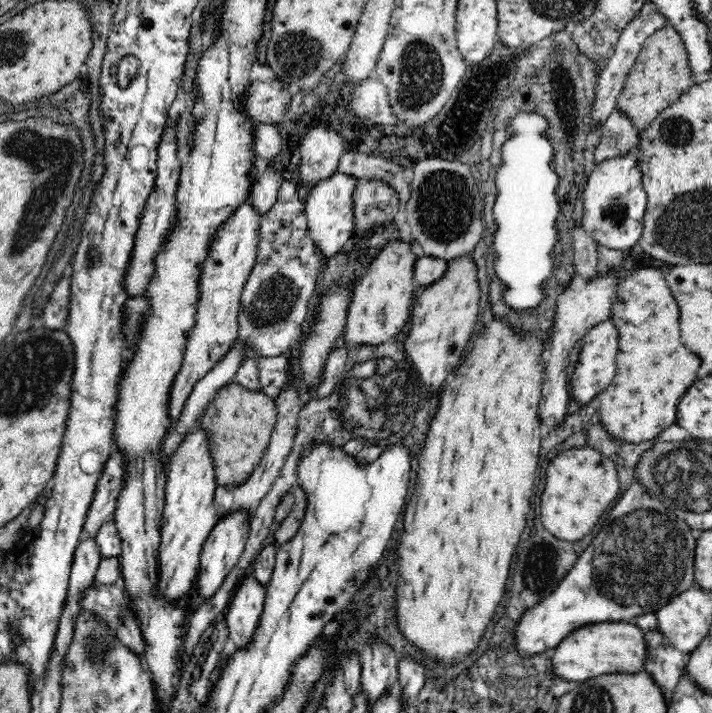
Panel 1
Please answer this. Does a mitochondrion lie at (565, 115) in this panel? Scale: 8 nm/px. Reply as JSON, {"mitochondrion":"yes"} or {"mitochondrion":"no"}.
{"mitochondrion":"no"}

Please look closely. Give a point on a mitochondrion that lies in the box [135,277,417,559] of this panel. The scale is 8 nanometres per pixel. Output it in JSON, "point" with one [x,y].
{"point":[373,397]}

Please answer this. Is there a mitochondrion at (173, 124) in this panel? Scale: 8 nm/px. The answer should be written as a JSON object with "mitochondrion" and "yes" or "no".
{"mitochondrion":"no"}

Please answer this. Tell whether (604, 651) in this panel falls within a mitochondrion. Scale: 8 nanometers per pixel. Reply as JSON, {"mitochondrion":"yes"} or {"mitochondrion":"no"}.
{"mitochondrion":"no"}

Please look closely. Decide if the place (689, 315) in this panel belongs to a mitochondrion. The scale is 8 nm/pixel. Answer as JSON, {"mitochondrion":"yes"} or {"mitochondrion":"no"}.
{"mitochondrion":"no"}

